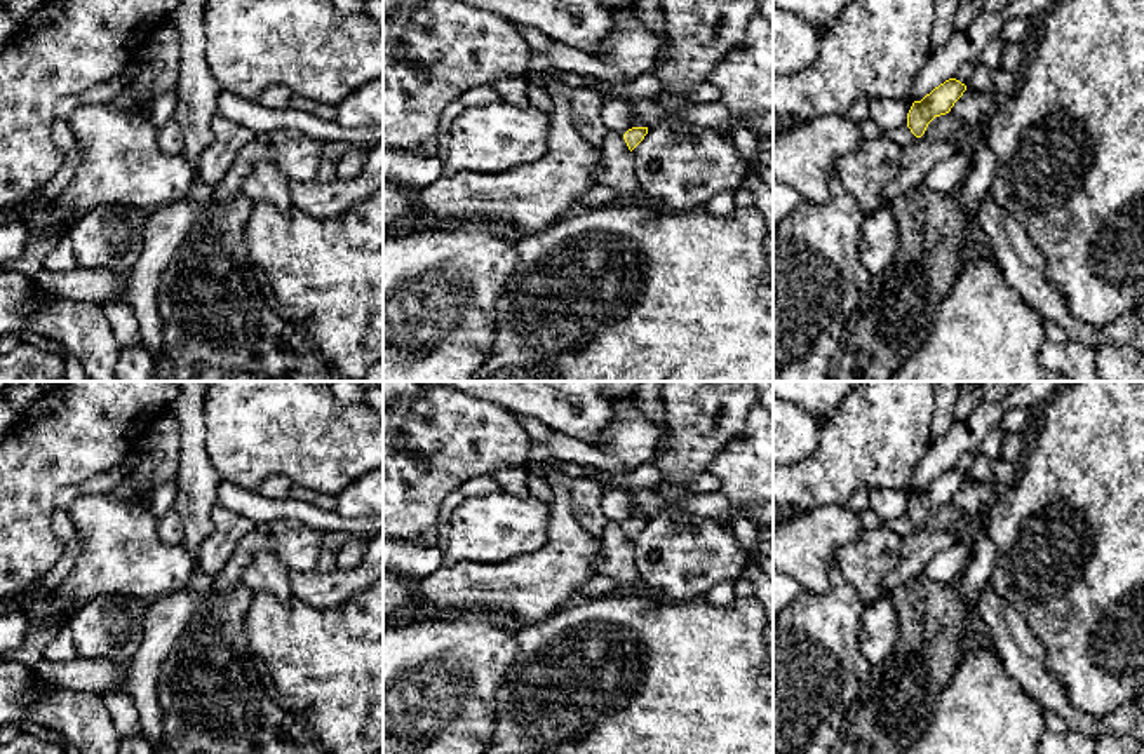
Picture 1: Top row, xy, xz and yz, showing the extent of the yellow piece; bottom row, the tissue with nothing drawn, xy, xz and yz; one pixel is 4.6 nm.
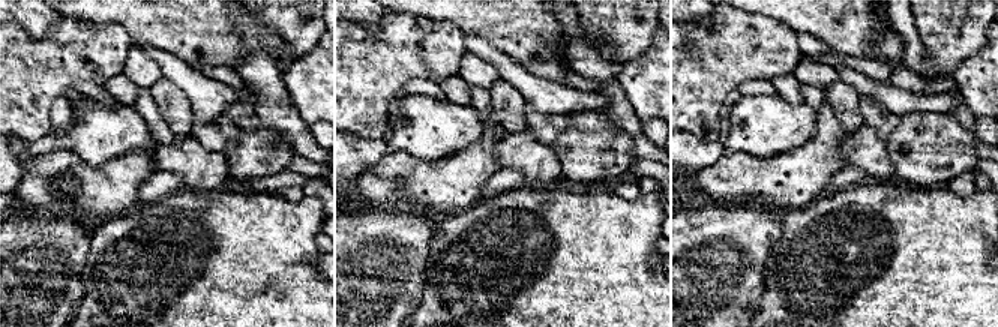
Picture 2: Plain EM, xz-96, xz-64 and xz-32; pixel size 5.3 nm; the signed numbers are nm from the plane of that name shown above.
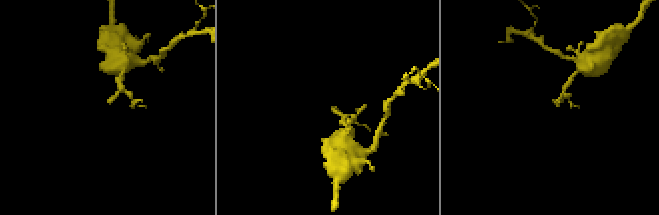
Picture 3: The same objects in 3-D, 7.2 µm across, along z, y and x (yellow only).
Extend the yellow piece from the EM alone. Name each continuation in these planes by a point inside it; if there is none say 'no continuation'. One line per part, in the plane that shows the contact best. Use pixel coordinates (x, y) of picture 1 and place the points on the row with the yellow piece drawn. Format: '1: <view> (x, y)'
1: xz (619, 115)

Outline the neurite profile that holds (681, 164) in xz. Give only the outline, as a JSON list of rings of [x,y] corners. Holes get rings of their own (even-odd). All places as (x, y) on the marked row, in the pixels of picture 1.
[[[660,0],[667,37],[669,59],[656,63],[653,73],[665,89],[648,98],[658,104],[665,117],[648,127],[644,139],[632,150],[639,188],[662,200],[674,211],[705,205],[721,192],[735,193],[749,174],[749,162],[719,131],[690,124],[683,113],[696,103],[690,92],[707,80],[719,59],[740,47],[750,17],[759,12],[757,0]]]

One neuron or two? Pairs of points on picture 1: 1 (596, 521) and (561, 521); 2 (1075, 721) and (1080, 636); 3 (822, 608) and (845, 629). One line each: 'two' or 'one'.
1: two
2: two
3: one

